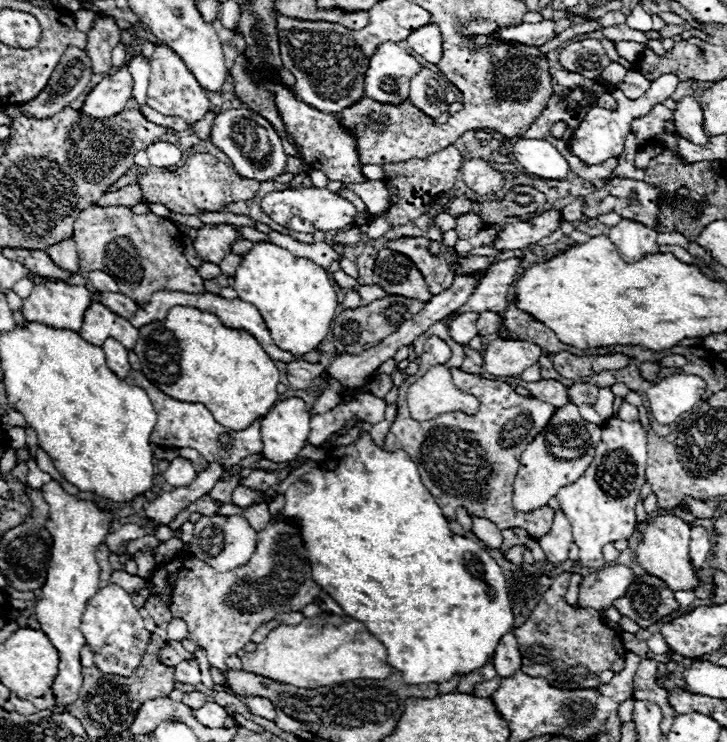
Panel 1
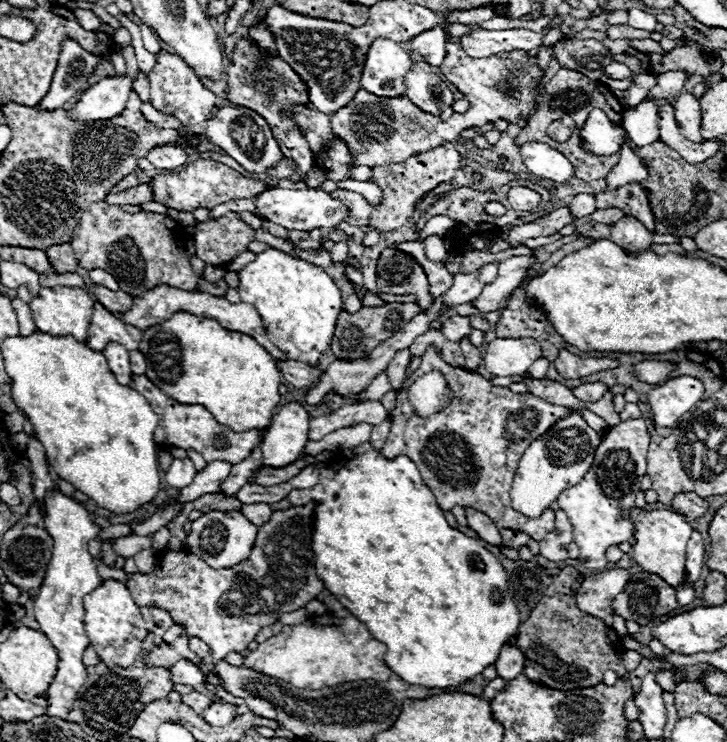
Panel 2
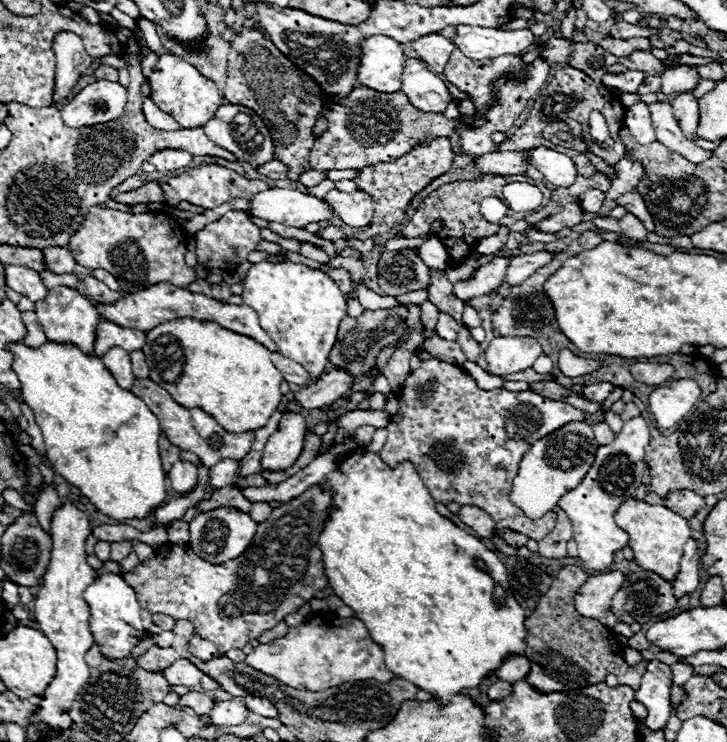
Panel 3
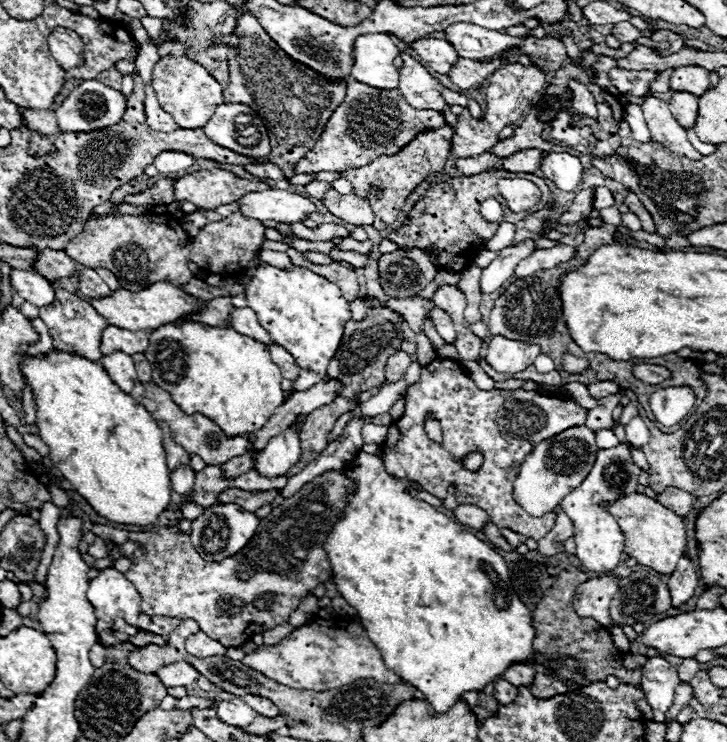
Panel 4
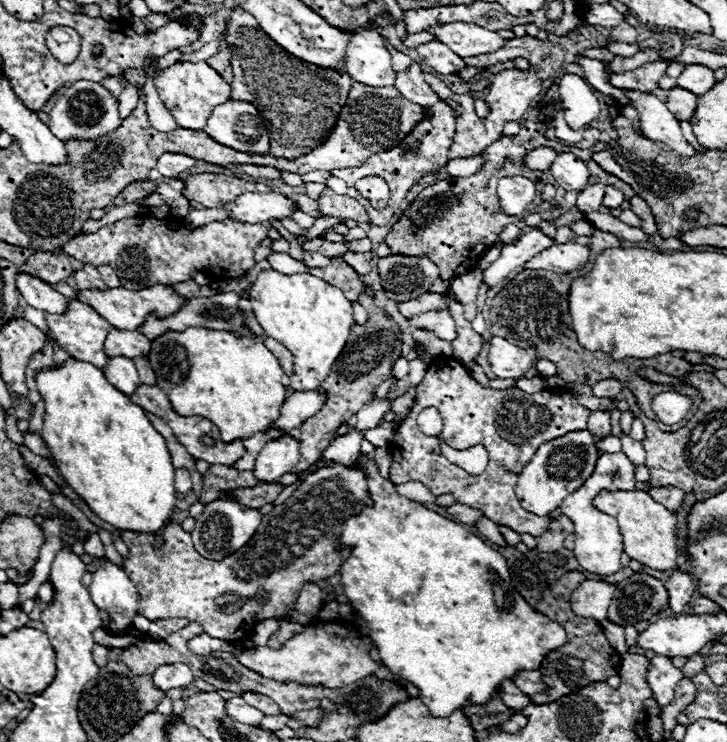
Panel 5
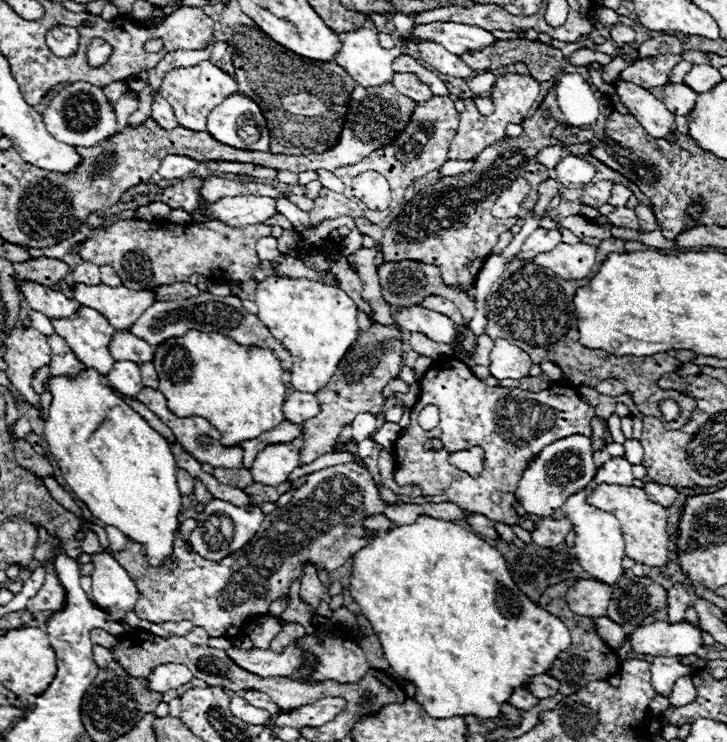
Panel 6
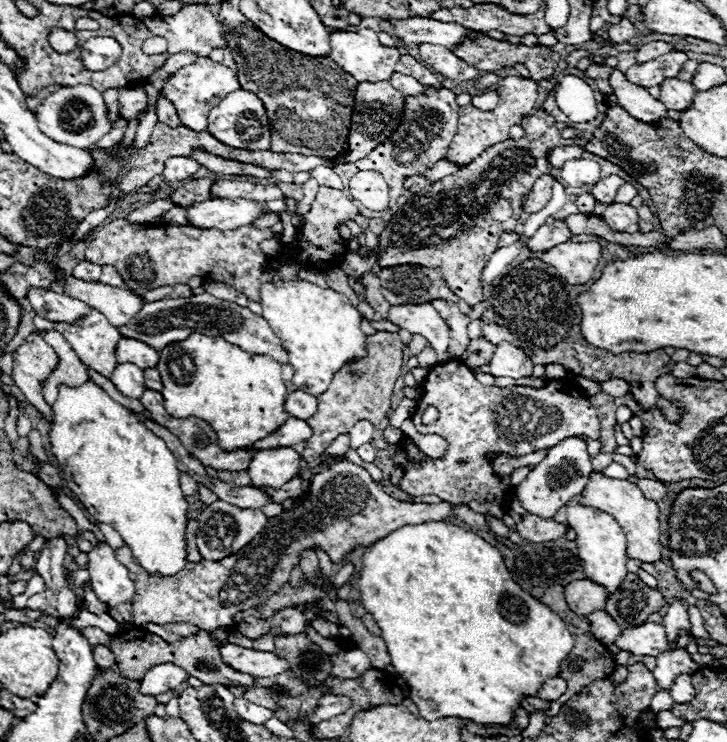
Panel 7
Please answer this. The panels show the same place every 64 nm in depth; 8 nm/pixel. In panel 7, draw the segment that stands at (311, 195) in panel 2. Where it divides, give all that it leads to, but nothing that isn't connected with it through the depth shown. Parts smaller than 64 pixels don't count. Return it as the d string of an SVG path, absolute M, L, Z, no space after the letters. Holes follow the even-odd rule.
M216 198L194 204L188 210L188 226L196 228L218 228L218 230L234 230L240 226L252 224L256 218L266 214L266 202L246 200L246 198Z

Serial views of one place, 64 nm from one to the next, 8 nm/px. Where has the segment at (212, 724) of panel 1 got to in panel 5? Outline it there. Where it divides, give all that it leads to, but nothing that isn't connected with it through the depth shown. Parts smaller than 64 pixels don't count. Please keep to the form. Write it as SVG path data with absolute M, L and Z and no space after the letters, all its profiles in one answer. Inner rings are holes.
M234 696L230 700L226 700L226 714L236 720L236 722L242 722L242 724L250 724L250 726L256 726L264 714L252 706L248 706L242 696Z

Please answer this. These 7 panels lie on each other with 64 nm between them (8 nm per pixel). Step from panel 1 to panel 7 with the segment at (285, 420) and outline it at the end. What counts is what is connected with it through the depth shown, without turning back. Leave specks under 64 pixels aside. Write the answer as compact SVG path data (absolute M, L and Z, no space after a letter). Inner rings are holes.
M292 446L260 450L248 466L250 480L256 488L280 488L300 472L300 454Z

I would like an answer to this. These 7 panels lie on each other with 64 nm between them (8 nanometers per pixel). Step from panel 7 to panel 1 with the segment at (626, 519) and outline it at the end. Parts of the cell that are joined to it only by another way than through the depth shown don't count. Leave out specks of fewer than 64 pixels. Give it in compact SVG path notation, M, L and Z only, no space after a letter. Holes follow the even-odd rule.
M666 514L666 516L658 516L652 518L652 522L648 522L644 528L640 528L642 532L642 542L636 548L636 560L638 564L652 576L660 576L660 580L664 580L668 584L668 588L672 588L672 592L678 590L696 590L702 582L698 578L698 572L694 570L692 562L690 562L690 554L688 554L688 546L690 546L690 526L686 522L682 522L680 518Z

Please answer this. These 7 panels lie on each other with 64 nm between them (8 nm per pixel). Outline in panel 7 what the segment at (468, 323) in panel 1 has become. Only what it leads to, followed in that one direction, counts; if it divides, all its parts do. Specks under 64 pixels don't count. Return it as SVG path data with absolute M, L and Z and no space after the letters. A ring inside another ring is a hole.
M398 304L390 308L390 322L412 332L422 334L438 352L438 360L446 362L448 356L450 328L432 304Z

